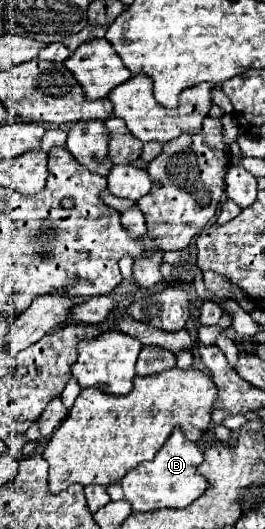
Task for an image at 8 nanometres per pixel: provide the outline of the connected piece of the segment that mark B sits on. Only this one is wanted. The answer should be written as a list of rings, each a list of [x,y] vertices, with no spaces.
[[[174,428],[170,440],[160,448],[152,462],[142,462],[128,470],[120,484],[110,484],[108,494],[112,500],[128,500],[134,512],[154,512],[160,508],[186,508],[208,488],[204,476],[198,474],[198,466],[204,462],[198,444],[184,438],[180,428]]]

